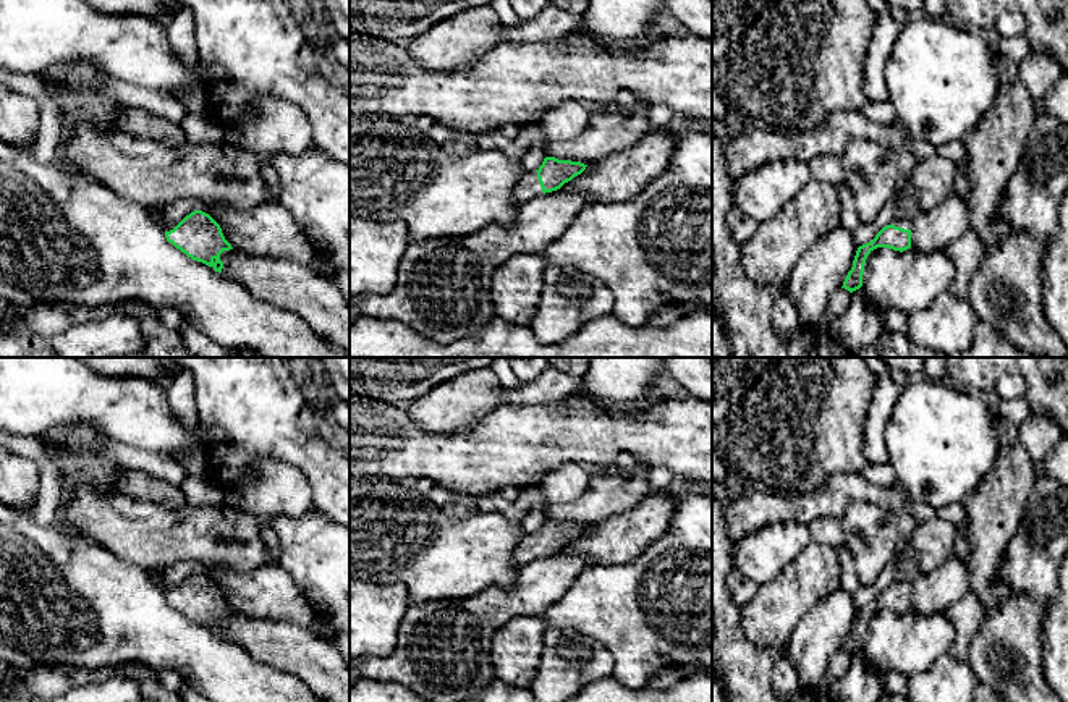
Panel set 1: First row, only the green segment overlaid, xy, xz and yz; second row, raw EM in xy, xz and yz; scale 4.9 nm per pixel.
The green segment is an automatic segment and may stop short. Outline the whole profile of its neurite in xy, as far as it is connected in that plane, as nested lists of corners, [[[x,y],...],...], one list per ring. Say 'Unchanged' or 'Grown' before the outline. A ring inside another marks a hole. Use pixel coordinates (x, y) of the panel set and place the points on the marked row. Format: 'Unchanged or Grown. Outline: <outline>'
Grown. Outline: [[[165,207],[154,209],[150,214],[165,230],[167,241],[193,260],[202,262],[220,273],[223,269],[220,254],[233,249],[220,225],[202,210],[194,210],[180,223],[168,225],[163,222],[163,210]]]

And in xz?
Grown. Outline: [[[545,157],[536,171],[524,171],[513,188],[513,201],[519,205],[536,196],[560,189],[581,175],[587,165],[571,160]]]

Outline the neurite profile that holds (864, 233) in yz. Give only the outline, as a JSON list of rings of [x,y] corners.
[[[896,196],[882,207],[882,210],[872,223],[861,223],[858,228],[853,230],[856,251],[859,246],[871,243],[875,238],[875,235],[890,223],[895,212],[895,201]]]

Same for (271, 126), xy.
[[[282,99],[252,100],[246,115],[227,129],[227,141],[262,160],[280,154],[299,155],[314,147],[306,113]]]

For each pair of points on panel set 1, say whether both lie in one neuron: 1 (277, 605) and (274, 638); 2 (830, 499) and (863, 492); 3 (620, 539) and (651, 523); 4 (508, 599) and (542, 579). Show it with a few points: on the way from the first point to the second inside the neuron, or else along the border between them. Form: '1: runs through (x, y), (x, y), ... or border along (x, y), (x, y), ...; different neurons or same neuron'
1: border along (238, 612), (292, 621), (311, 631); different neurons
2: runs through (839, 492), (855, 492); same neuron
3: runs through (628, 534), (643, 524); same neuron
4: runs through (517, 599), (523, 599), (534, 587); same neuron

